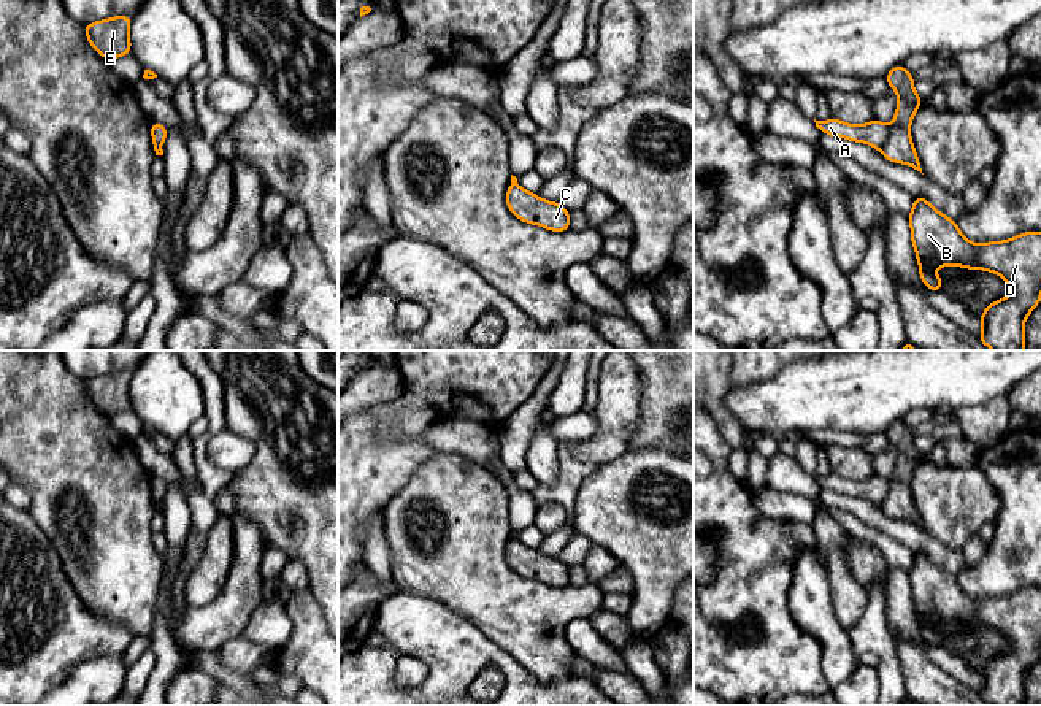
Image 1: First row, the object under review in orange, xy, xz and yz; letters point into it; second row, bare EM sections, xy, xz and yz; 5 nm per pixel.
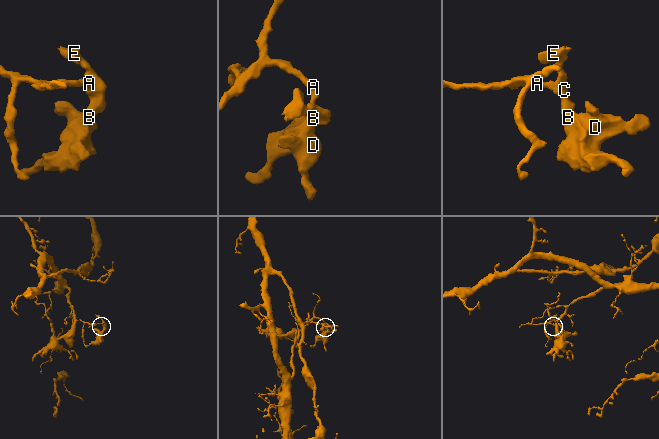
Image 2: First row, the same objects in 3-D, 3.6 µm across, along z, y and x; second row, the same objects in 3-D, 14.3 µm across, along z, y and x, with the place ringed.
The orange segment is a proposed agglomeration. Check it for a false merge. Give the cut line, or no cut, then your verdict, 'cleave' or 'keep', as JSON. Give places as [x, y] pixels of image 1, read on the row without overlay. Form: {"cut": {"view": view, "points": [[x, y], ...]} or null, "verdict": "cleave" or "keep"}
{"cut": {"view": "yz", "points": [[891, 483], [889, 492], [879, 505]]}, "verdict": "cleave"}

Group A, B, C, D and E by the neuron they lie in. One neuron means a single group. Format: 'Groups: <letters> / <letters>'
Groups: A / B C D E

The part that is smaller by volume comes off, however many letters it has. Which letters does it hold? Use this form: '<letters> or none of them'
B, C, D, E

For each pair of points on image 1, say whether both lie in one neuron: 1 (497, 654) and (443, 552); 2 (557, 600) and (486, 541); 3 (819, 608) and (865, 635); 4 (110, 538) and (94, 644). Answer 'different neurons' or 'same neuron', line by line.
1: different neurons
2: same neuron
3: different neurons
4: different neurons

